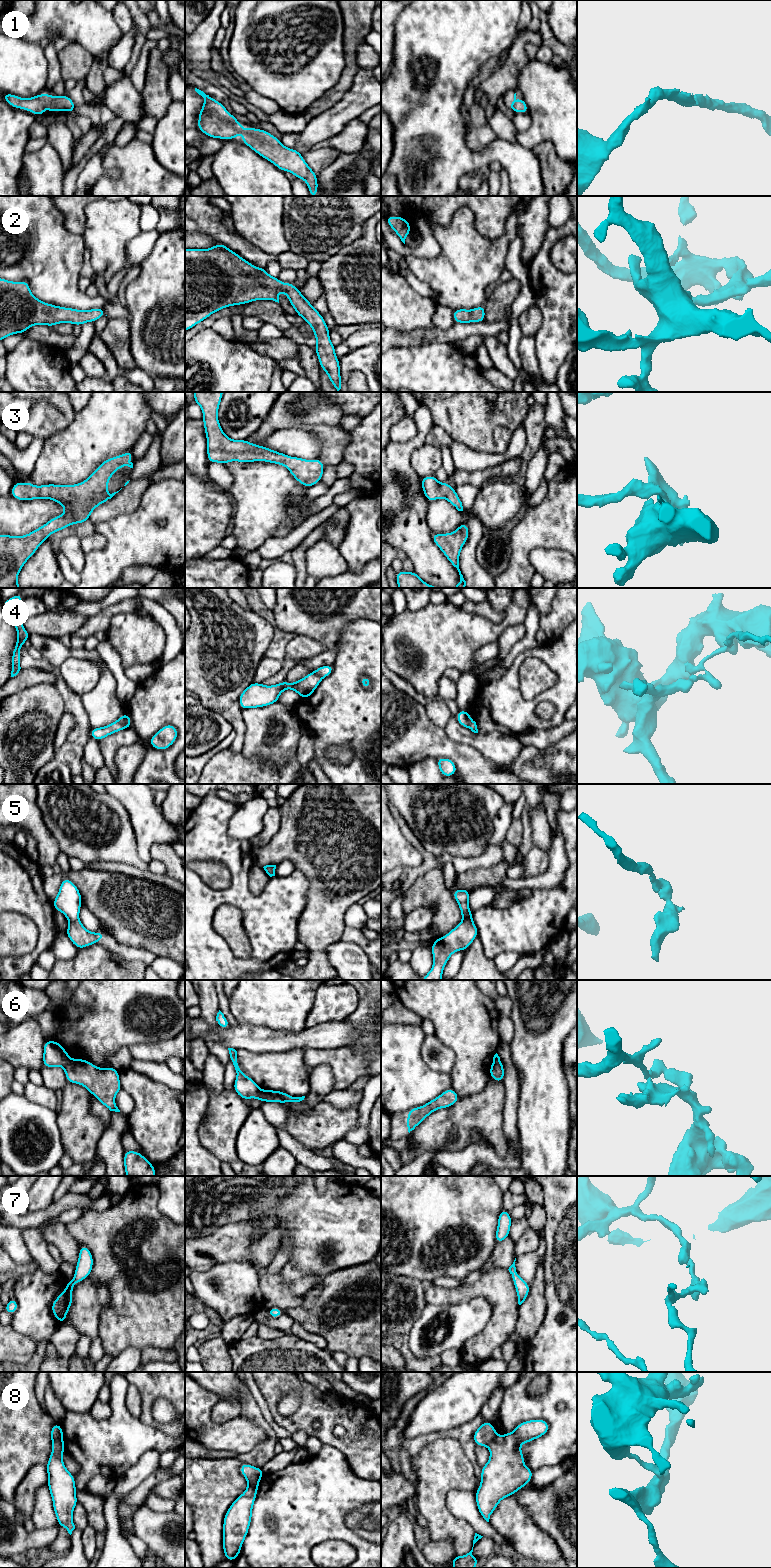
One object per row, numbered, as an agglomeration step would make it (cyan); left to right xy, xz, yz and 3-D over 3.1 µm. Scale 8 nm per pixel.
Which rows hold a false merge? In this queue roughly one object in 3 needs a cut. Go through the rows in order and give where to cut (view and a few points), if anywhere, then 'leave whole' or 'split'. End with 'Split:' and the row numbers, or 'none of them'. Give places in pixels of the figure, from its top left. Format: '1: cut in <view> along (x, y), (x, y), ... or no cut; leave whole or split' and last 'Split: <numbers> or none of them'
1: no cut; leave whole
2: no cut; leave whole
3: no cut; leave whole
4: cut in xy along (118, 719), (126, 727); split
5: cut in xy along (78, 919), (69, 922); split
6: cut in xz along (260, 1090), (262, 1100); split
7: no cut; leave whole
8: cut in yz along (499, 1438), (487, 1445); split
Split: 4, 5, 6, 8

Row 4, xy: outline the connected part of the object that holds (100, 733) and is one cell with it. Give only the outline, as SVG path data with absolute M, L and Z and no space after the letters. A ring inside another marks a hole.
M116 720L115 722L104 727L99 727L99 728L92 727L90 730L90 737L100 741L105 737L107 737L108 735L119 732L125 728L126 727L124 726L121 720Z

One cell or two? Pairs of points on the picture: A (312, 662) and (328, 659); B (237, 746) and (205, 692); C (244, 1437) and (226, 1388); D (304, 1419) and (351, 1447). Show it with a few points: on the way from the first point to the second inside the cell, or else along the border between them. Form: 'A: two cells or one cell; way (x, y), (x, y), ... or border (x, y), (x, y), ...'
A: one cell; way (316, 661), (324, 659)
B: one cell; way (239, 732), (239, 726), (235, 718), (219, 702)
C: two cells; border (201, 1385), (215, 1393), (220, 1399)
D: one cell; way (313, 1432), (324, 1434), (330, 1440), (338, 1442)

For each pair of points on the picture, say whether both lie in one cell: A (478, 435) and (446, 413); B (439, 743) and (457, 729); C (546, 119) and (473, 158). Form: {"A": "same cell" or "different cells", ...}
{"A": "same cell", "B": "different cells", "C": "different cells"}

